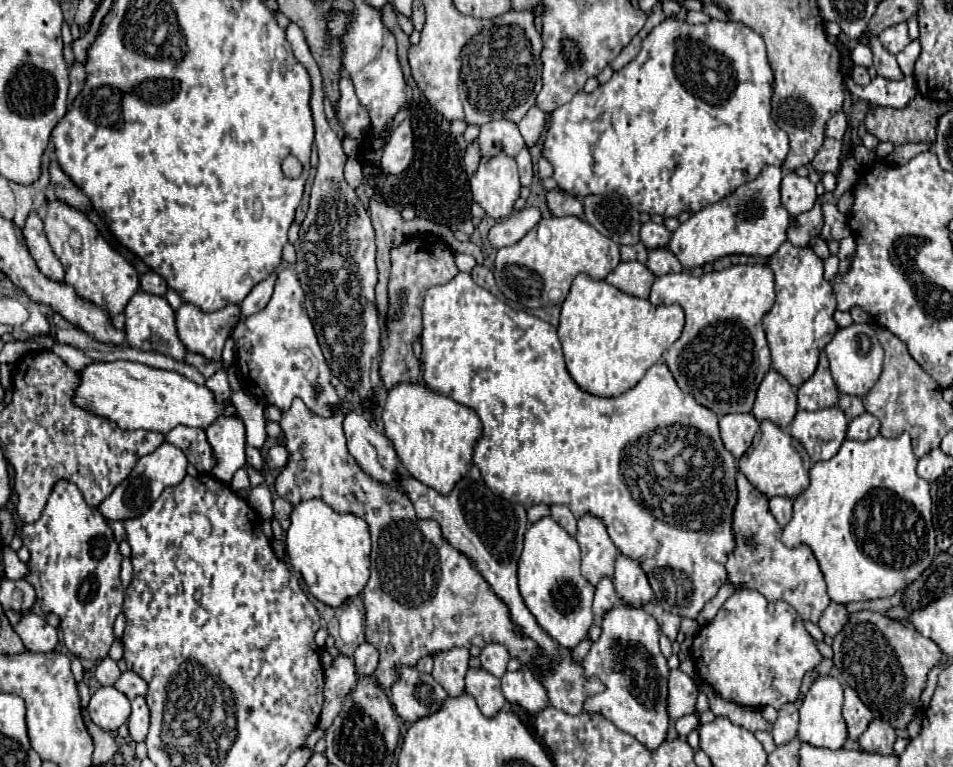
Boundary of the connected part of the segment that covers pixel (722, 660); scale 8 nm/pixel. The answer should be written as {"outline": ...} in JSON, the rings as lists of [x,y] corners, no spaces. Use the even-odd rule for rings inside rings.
{"outline":[[[735,591],[719,609],[717,617],[707,623],[693,641],[691,647],[693,663],[699,675],[713,685],[713,689],[727,701],[733,701],[743,707],[767,707],[773,705],[779,709],[781,705],[795,701],[799,697],[799,687],[803,675],[815,669],[821,661],[821,653],[817,651],[813,637],[805,631],[801,617],[795,609],[783,601],[777,601],[773,609],[767,607],[767,599],[757,591]]]}

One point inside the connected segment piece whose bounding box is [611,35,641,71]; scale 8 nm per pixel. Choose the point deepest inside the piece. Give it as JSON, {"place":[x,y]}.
{"place":[634,47]}

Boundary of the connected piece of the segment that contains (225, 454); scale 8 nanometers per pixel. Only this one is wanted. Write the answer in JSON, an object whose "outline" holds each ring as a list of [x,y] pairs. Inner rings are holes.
{"outline":[[[219,417],[205,433],[217,459],[217,467],[213,467],[211,475],[229,483],[233,473],[245,465],[244,423],[237,417]]]}

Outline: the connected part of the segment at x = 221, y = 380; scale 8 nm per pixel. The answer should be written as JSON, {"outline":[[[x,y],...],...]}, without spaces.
{"outline":[[[217,371],[213,377],[209,377],[207,379],[207,383],[205,383],[211,391],[215,391],[215,395],[217,395],[217,399],[219,401],[223,401],[223,399],[227,399],[227,397],[231,397],[231,387],[229,387],[229,381],[227,381],[227,373],[225,371]]]}

